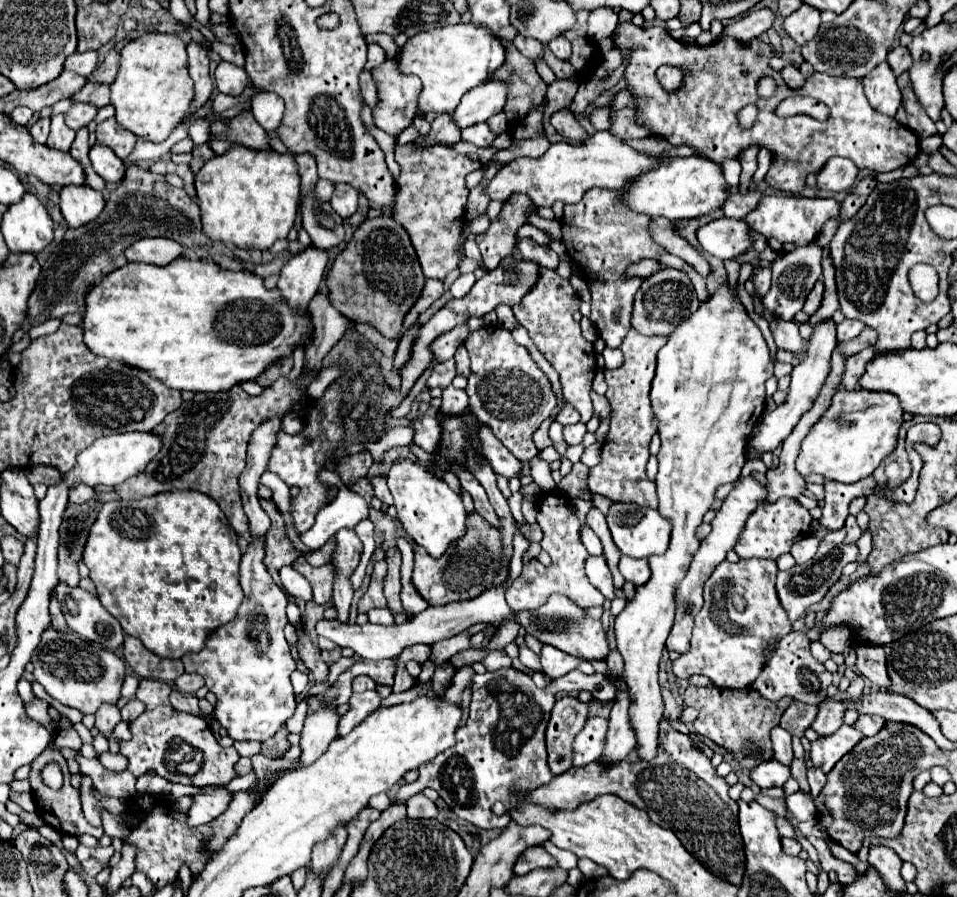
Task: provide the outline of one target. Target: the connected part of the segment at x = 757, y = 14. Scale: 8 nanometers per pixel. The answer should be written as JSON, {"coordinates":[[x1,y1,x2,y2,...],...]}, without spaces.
{"coordinates":[[757,9,757,11,751,11,747,17,737,19,735,23,729,23,725,27,725,35,731,35,731,37,747,43,753,37,765,33,773,25,773,19,775,19,775,15,771,9]]}

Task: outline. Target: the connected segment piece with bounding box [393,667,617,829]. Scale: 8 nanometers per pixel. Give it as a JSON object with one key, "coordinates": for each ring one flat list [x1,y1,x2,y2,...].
{"coordinates":[[515,667,487,671,485,677,473,677,469,719,457,731,457,743,451,749,439,753,433,763,425,763,421,767,421,777,415,783,405,783,393,801,405,801,411,795,421,793,425,787,431,787,445,799,457,817,481,829,507,827,511,817,495,815,491,809,493,803,503,801,505,807,513,807,513,789,533,791,535,787,545,785,555,777,547,765,545,727,555,703,555,695,577,689,591,691,593,697,601,701,613,701,617,693,613,681,603,673,583,675,577,669,559,679,553,679,545,689,539,689,531,675]]}

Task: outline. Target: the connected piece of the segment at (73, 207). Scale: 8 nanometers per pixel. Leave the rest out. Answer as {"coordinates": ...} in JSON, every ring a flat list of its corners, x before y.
{"coordinates":[[65,185,61,189,61,213,69,227,81,227,95,219,105,201,101,191,91,189,89,185]]}

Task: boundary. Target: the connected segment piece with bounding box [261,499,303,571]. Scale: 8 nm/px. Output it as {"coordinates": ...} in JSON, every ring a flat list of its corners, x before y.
{"coordinates":[[261,499,261,507,265,509,265,513,271,519,271,527,265,533,267,535,267,549,265,549,265,567,267,569,275,569,279,571,285,565,291,565,297,557,301,557,303,553,297,551,293,547,293,543,289,541,287,533,285,533,285,521,281,517,281,513,277,511,275,503,271,499]]}

